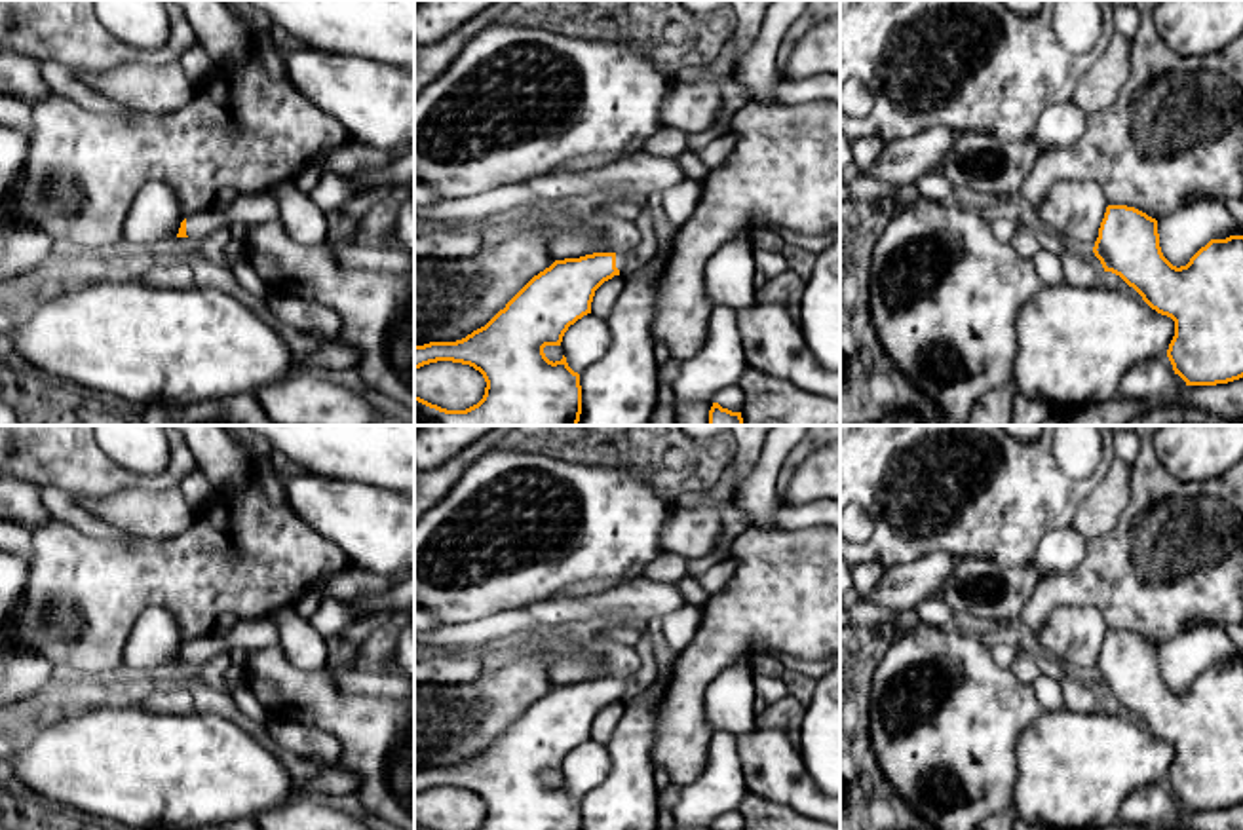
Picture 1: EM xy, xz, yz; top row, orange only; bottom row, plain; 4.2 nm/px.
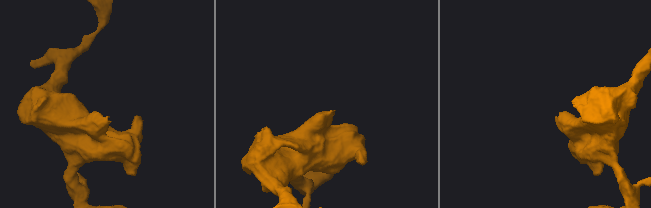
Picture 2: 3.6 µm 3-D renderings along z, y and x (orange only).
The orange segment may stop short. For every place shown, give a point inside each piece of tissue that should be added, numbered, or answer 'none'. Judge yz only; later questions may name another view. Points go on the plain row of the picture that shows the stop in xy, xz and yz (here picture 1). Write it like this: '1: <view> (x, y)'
none

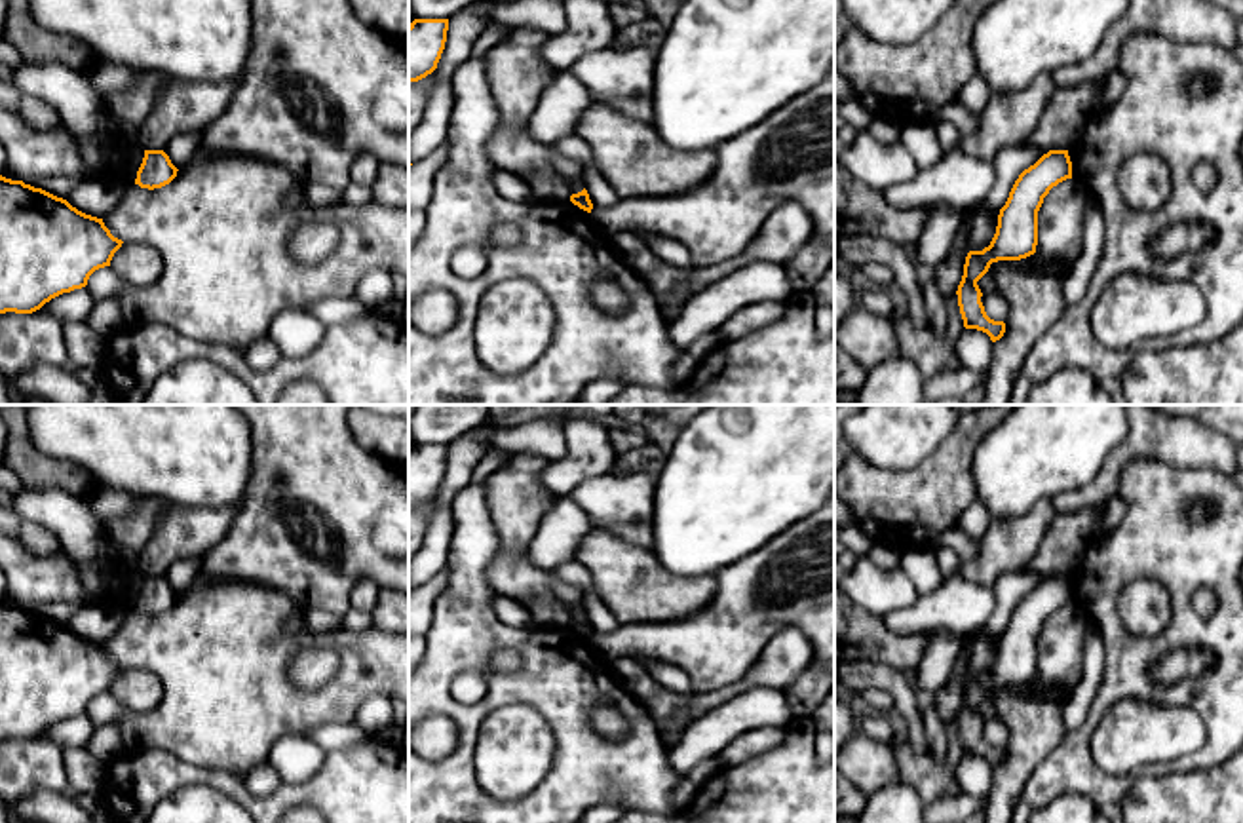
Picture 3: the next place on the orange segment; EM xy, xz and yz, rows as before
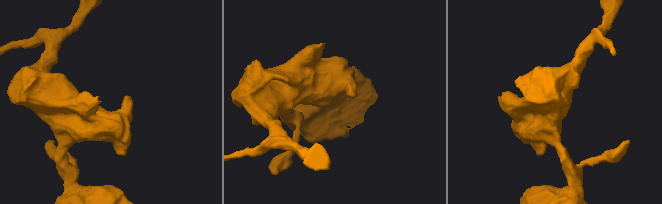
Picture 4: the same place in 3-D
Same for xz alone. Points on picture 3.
none

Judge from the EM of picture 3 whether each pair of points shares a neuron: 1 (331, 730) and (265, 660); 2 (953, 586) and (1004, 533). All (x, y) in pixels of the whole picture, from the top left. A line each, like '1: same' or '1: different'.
1: different
2: different

